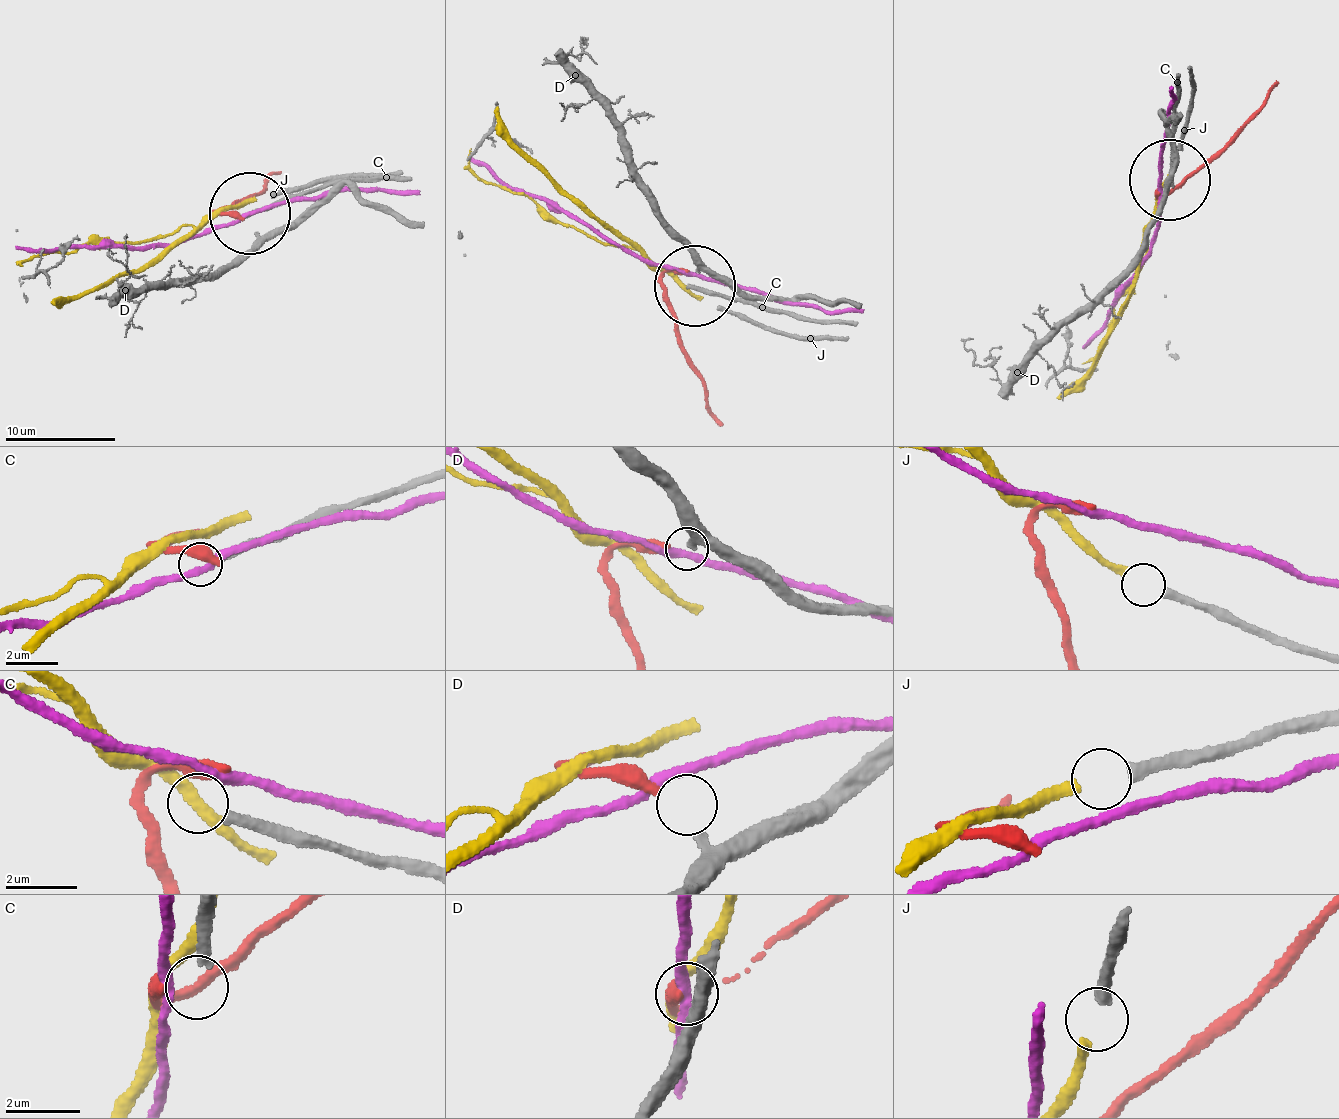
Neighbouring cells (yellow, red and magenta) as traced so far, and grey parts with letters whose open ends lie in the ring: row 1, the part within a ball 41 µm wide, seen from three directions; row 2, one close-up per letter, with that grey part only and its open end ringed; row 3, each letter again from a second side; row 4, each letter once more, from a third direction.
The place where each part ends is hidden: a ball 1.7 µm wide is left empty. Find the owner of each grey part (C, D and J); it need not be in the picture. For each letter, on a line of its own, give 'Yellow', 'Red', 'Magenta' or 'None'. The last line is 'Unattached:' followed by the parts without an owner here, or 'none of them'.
C: None
D: Red
J: Yellow
Unattached: C

